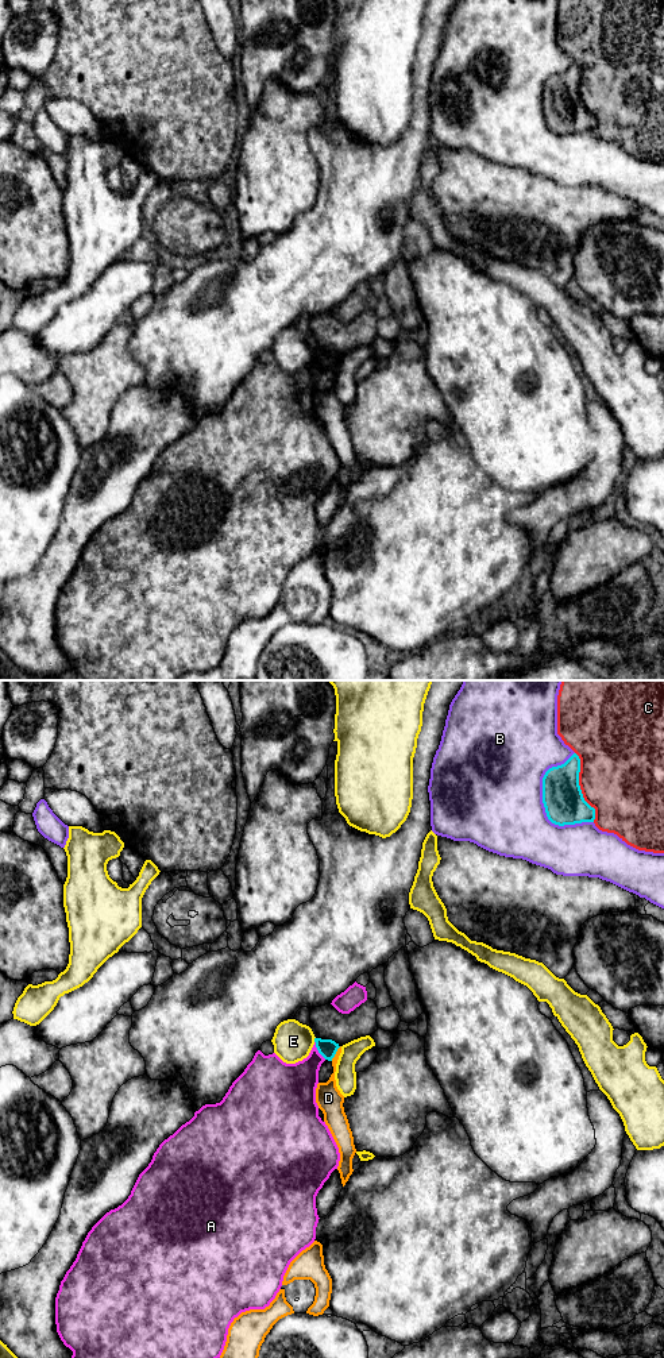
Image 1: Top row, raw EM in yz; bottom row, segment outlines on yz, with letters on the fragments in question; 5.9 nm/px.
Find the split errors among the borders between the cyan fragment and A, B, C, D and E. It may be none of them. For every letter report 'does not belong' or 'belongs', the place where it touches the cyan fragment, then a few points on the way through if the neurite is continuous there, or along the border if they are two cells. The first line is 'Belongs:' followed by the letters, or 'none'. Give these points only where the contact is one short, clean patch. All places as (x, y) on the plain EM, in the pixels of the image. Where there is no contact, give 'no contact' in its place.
Belongs: none
A: does not belong; meets cyan in yz at (317, 358)
B: does not belong; meets cyan in yz at (543, 96)
C: does not belong; meets cyan in yz at (579, 96)
D: does not belong; meets cyan in yz at (335, 362); border along yz (340, 355), (331, 369)
E: does not belong; meets cyan in yz at (315, 348)

